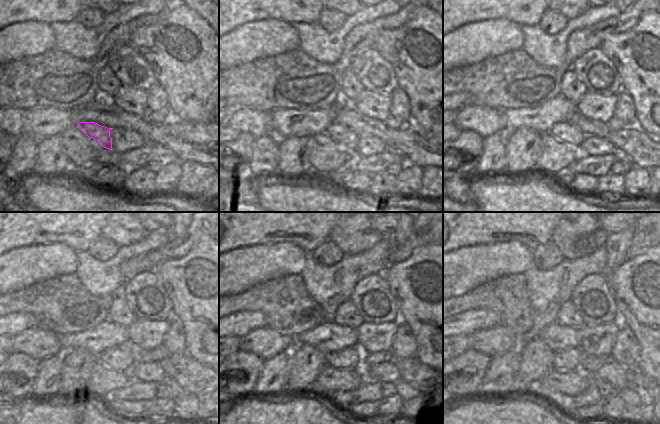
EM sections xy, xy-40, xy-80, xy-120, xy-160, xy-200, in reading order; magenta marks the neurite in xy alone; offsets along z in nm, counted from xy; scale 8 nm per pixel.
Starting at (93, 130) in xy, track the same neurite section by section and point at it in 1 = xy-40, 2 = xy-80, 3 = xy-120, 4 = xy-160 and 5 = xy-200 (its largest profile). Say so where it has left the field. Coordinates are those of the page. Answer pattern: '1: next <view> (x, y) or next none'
1: next xy-40 (339, 133)
2: next xy-80 (565, 132)
3: next xy-120 (120, 358)
4: next xy-160 (349, 358)
5: next xy-200 (570, 359)

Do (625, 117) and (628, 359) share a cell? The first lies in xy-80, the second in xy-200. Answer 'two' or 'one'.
one

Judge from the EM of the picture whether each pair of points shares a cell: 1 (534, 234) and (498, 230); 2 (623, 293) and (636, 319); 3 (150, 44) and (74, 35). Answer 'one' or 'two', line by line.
1: one
2: one
3: two

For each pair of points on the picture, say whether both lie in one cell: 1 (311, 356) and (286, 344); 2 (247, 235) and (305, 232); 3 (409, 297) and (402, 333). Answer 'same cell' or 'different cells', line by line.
1: different cells
2: same cell
3: different cells

